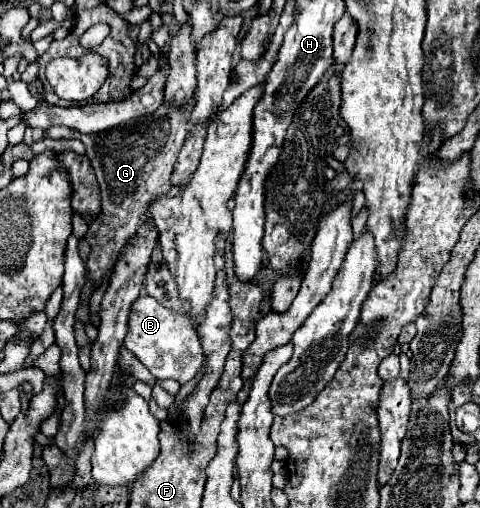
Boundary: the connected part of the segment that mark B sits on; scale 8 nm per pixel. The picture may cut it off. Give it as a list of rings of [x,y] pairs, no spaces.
[[[139,296],[135,300],[129,314],[129,332],[125,336],[125,346],[141,360],[141,364],[147,366],[147,370],[157,380],[171,378],[179,384],[185,384],[197,374],[203,364],[203,346],[197,330],[193,330],[191,324],[183,320],[183,316],[175,316],[173,310],[161,306],[151,296]]]

